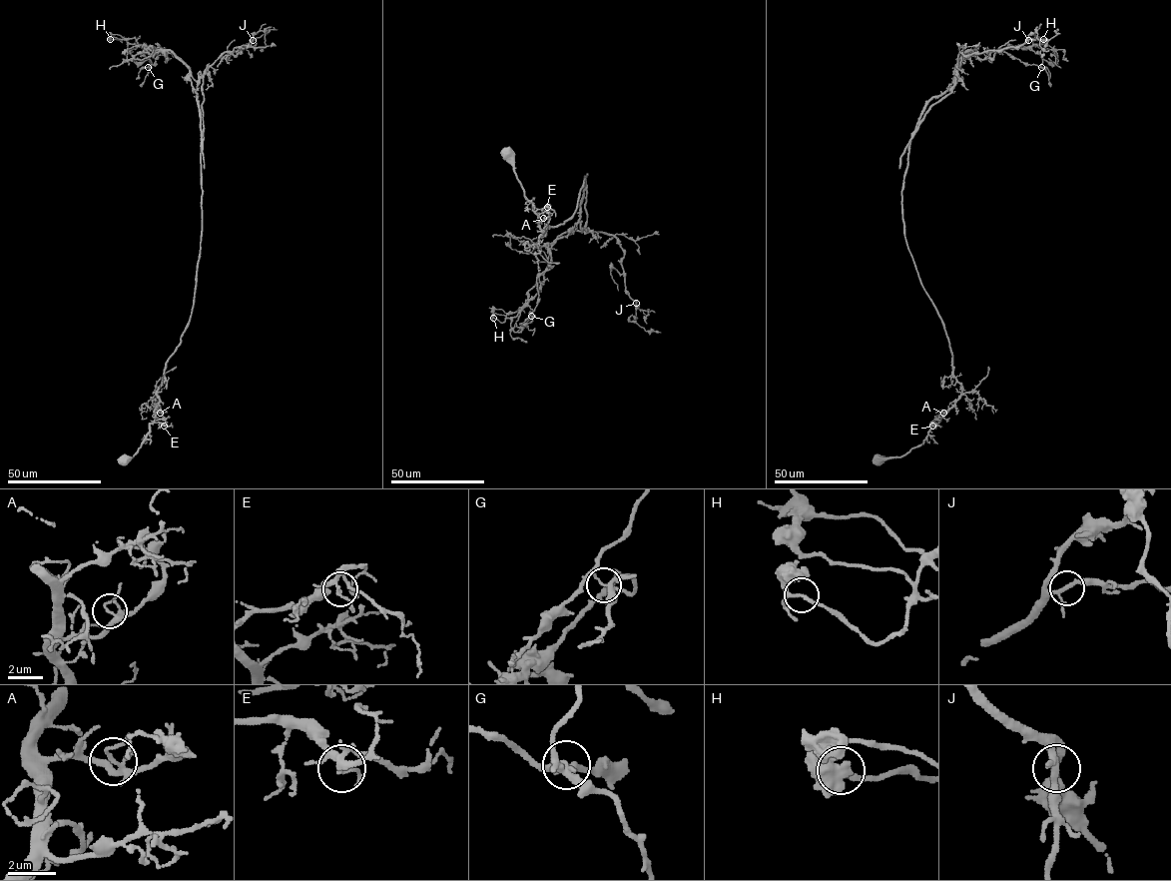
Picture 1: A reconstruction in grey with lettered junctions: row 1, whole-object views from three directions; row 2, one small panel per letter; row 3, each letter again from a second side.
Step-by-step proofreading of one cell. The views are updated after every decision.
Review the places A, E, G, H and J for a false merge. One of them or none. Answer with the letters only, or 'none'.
G

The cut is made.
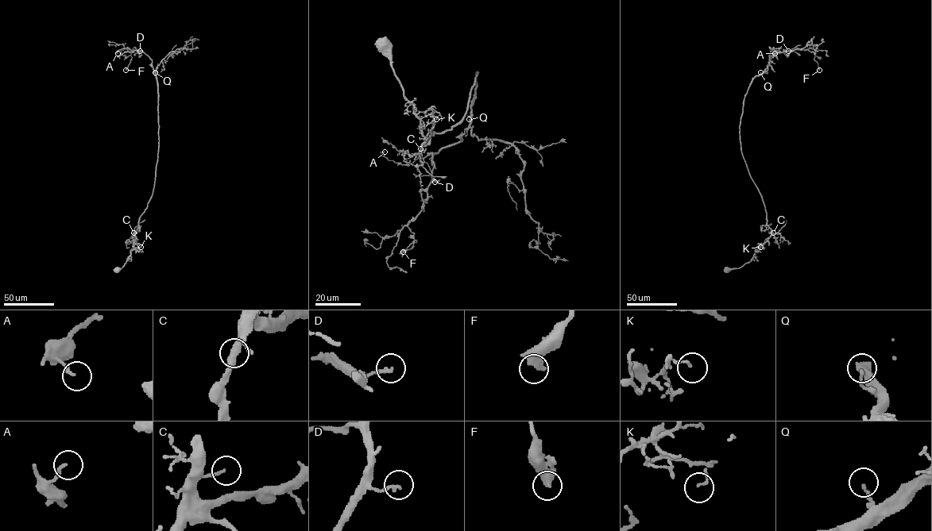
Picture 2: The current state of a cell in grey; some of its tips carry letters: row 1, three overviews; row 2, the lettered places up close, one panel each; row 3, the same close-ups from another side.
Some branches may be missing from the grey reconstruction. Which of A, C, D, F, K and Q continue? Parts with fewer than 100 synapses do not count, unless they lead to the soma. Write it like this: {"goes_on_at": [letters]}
{"goes_on_at": []}

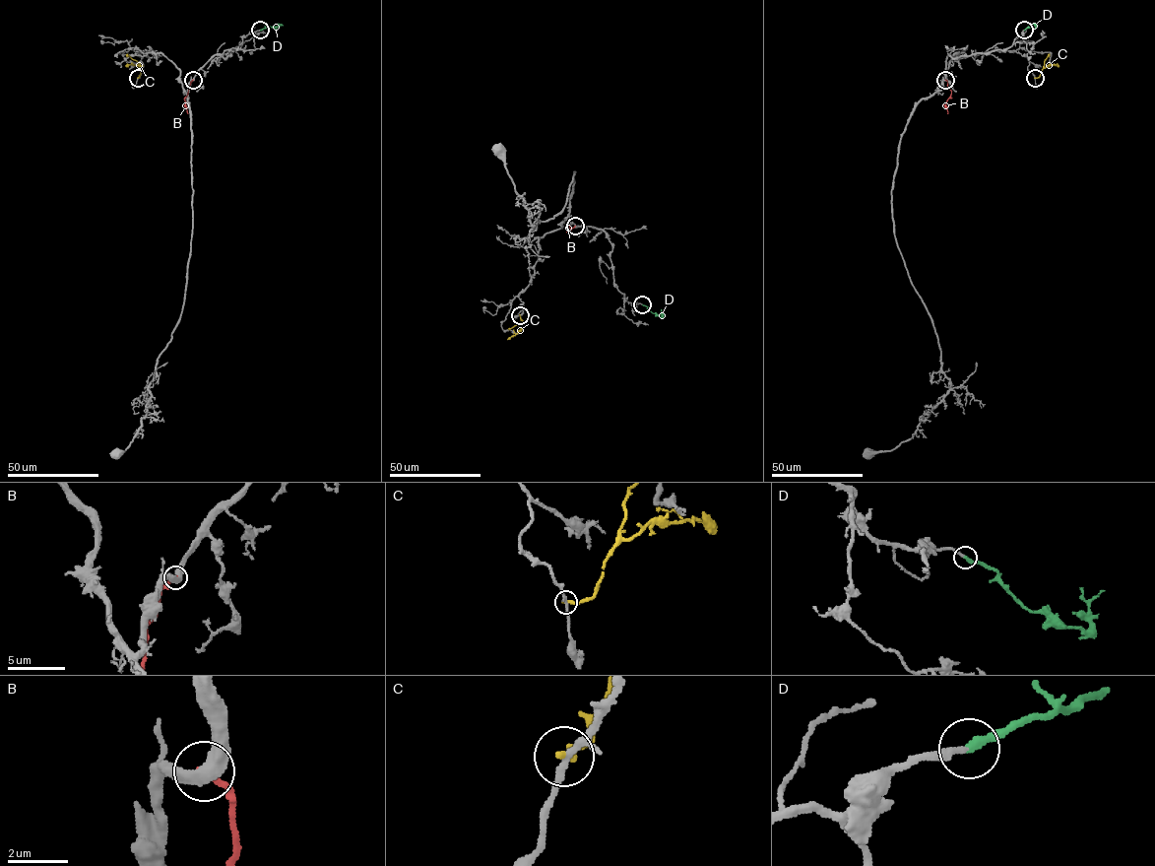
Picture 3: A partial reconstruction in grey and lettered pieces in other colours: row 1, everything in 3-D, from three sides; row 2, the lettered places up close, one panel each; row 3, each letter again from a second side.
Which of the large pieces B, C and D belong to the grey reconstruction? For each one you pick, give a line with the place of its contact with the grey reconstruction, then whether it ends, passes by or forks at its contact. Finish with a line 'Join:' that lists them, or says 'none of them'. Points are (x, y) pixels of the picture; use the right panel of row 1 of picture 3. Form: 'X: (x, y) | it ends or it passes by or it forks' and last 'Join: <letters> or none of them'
D: (1024, 30) | it ends
Join: D

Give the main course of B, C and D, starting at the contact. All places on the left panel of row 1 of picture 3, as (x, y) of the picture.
B: (193, 80), (184, 99), (188, 113)
C: (138, 78), (141, 66), (125, 66)
D: (260, 30), (283, 25)

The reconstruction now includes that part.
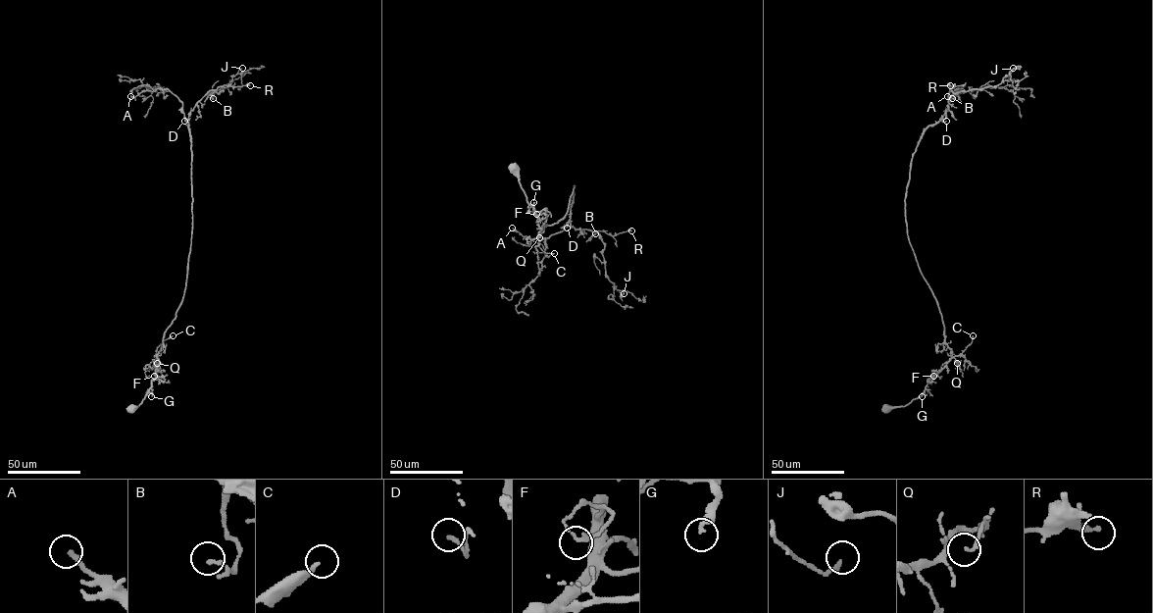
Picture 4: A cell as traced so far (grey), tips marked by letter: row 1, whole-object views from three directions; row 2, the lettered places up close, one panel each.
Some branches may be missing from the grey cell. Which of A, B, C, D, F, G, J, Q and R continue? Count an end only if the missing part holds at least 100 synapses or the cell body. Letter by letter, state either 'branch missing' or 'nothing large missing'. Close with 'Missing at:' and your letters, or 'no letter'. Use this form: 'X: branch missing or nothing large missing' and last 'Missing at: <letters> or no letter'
A: nothing large missing
B: nothing large missing
C: nothing large missing
D: nothing large missing
F: nothing large missing
G: nothing large missing
J: nothing large missing
Q: nothing large missing
R: nothing large missing
Missing at: no letter

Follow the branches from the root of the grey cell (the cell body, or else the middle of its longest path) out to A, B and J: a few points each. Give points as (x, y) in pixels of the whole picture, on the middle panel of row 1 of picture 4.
A: (513, 167), (537, 217), (539, 232), (566, 214), (575, 185), (571, 219), (564, 229), (538, 241), (512, 228)
B: (513, 167), (537, 217), (539, 232), (566, 214), (575, 185), (570, 226), (595, 233)
J: (513, 167), (539, 232), (566, 214), (575, 185), (570, 226), (598, 234), (606, 277), (624, 293)

